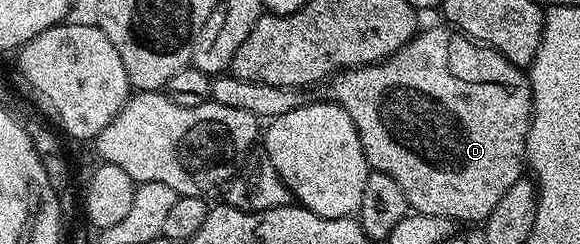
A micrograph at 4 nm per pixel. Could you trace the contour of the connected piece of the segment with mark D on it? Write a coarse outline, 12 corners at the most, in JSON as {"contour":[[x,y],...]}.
{"contour":[[447,25],[333,75],[369,168],[479,224],[532,85]]}

